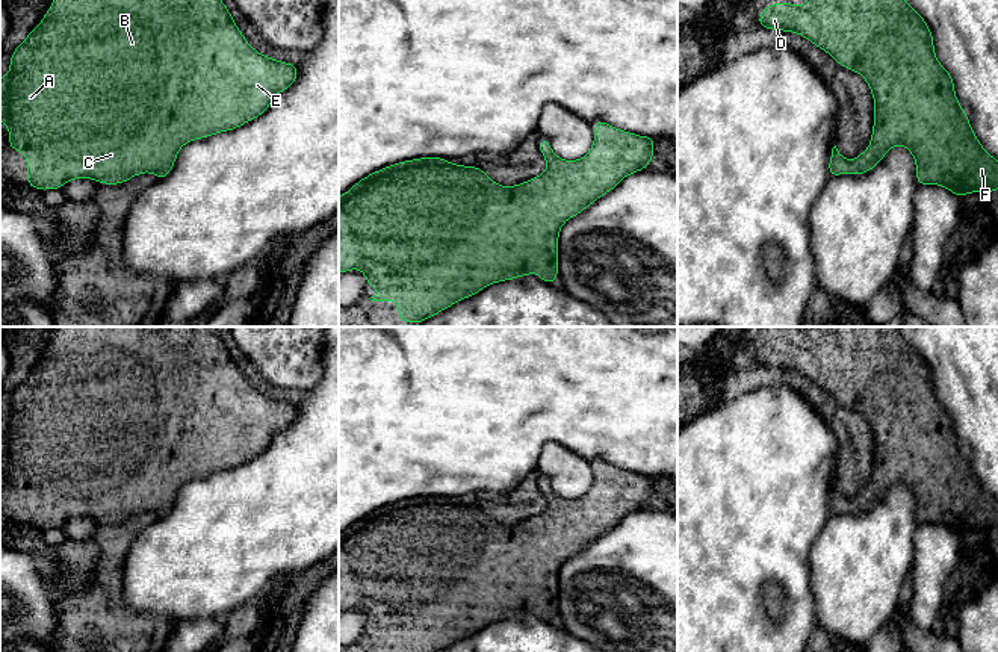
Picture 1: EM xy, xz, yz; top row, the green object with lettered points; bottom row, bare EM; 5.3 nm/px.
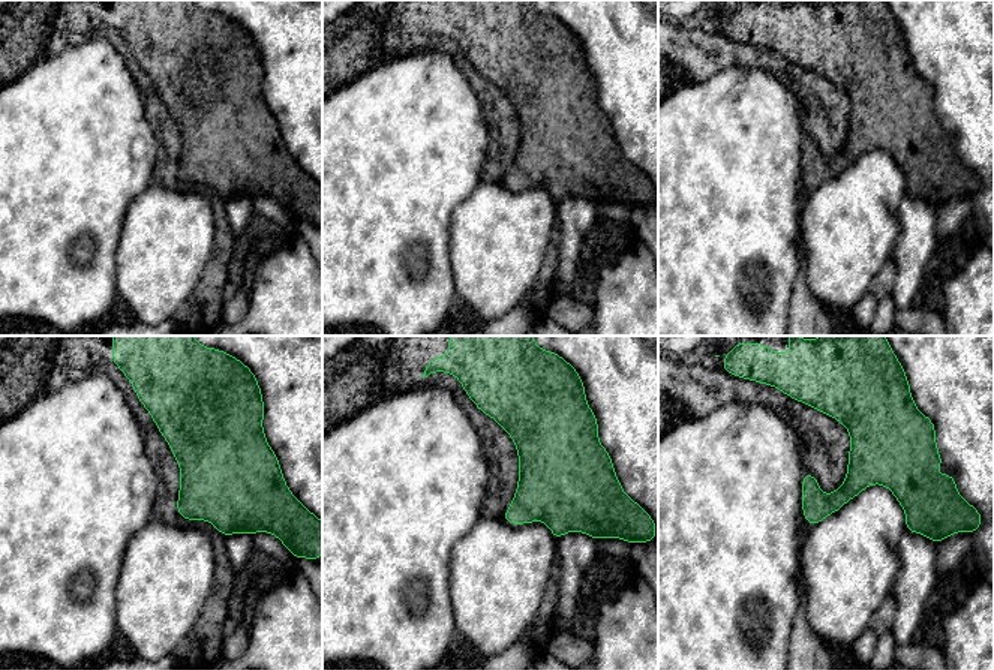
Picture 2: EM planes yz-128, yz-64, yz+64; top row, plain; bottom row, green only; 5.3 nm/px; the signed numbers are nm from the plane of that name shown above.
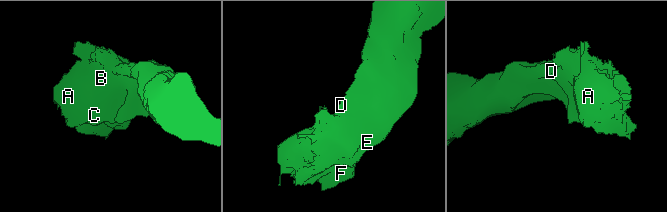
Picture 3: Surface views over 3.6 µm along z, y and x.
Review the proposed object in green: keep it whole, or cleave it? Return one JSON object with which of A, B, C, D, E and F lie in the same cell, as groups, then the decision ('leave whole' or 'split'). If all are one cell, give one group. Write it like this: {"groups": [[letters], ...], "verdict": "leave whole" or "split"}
{"groups": [["A", "B", "C", "D", "E", "F"]], "verdict": "leave whole"}

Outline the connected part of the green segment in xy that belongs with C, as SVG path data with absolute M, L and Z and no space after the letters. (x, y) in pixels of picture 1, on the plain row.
M54 327L53 345L27 377L14 387L9 411L0 418L0 458L9 467L9 487L20 489L27 496L27 522L33 528L62 528L74 517L92 517L103 523L119 523L144 511L153 511L159 519L174 507L180 487L201 477L228 470L265 452L271 440L289 428L298 413L298 404L266 396L253 387L218 336L215 327L163 327L159 331L142 327Z

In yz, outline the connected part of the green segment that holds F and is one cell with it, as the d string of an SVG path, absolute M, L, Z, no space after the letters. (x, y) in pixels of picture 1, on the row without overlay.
M810 327L804 345L773 342L758 362L770 369L792 371L829 392L841 405L860 413L874 437L874 464L868 487L847 499L832 487L830 516L869 511L894 484L904 484L916 502L916 522L939 523L957 536L998 529L998 499L974 473L960 445L953 414L934 393L925 359L900 334L898 327Z

